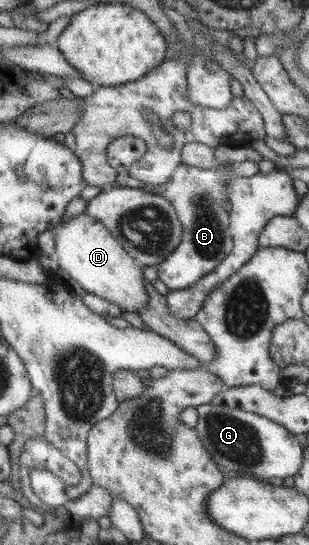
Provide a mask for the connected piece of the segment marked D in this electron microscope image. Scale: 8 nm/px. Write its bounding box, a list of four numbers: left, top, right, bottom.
[53,212,147,313]

